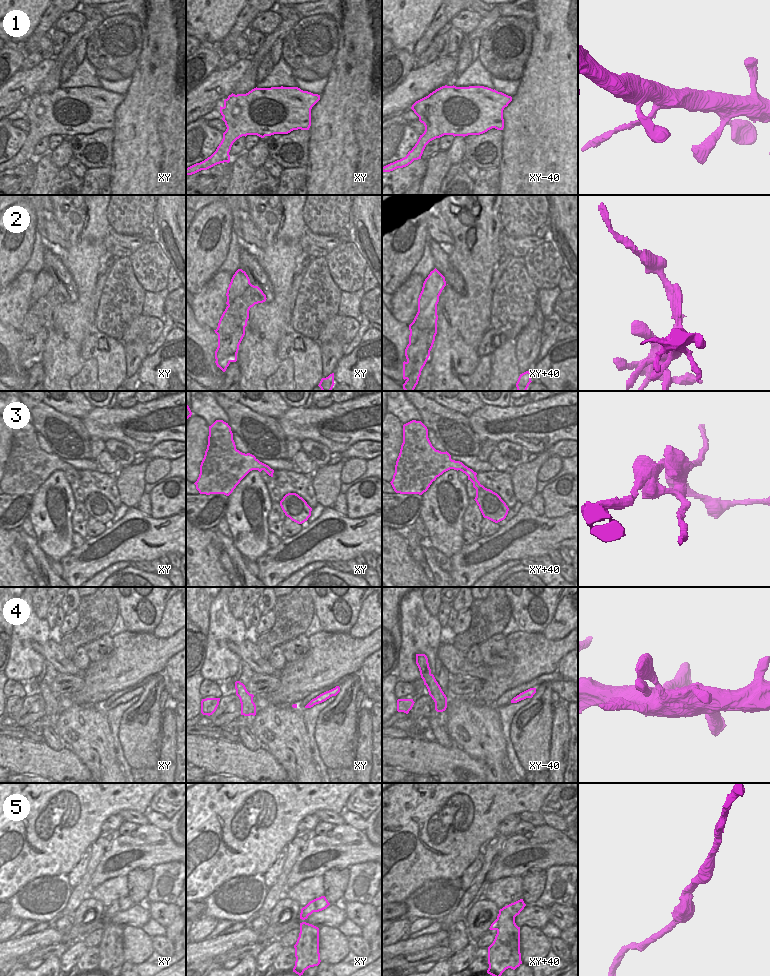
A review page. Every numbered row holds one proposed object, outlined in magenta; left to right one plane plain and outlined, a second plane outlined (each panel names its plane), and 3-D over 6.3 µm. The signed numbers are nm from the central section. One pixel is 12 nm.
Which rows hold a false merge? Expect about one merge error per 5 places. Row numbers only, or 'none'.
2, 3

